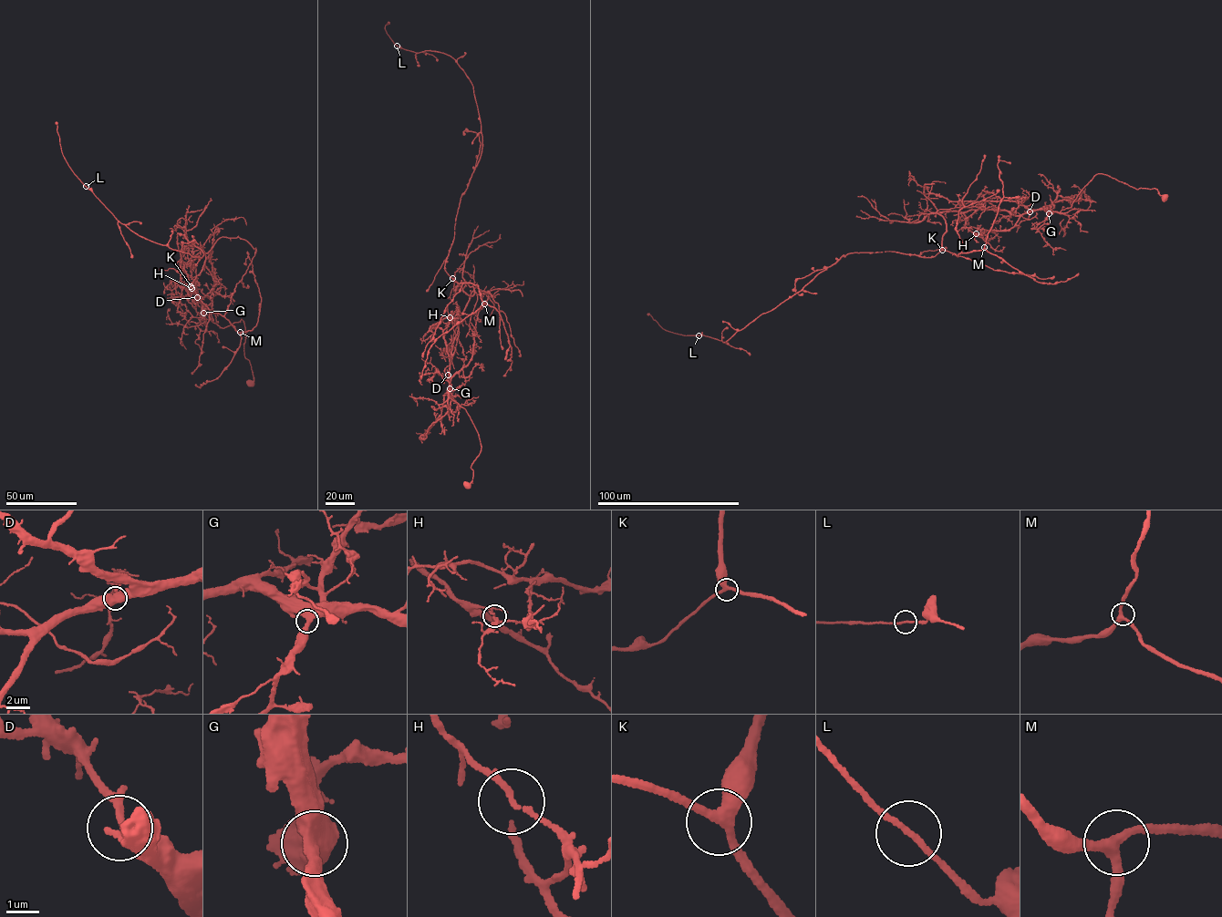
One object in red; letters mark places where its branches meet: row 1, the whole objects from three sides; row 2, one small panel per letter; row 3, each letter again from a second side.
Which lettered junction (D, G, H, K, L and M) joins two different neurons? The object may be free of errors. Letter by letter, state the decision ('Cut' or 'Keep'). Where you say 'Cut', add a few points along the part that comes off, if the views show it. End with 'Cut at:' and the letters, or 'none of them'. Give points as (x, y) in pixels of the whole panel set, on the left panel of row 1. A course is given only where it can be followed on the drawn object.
D: Keep
G: Keep
H: Cut. Course of the part to remove: (191, 288), (184, 264), (204, 252), (181, 283), (177, 233), (202, 252), (121, 223), (67, 164), (56, 122)
K: Keep
L: Keep
M: Keep
Cut at: H

